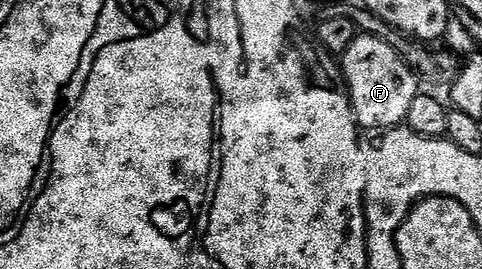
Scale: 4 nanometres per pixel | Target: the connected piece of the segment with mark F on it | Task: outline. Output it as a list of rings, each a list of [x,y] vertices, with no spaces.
[[[357,35],[356,40],[350,42],[350,50],[344,52],[342,63],[343,83],[346,85],[348,99],[352,102],[357,125],[361,129],[391,130],[401,127],[407,121],[410,105],[421,91],[421,81],[408,65],[407,59],[390,47],[382,36]]]

